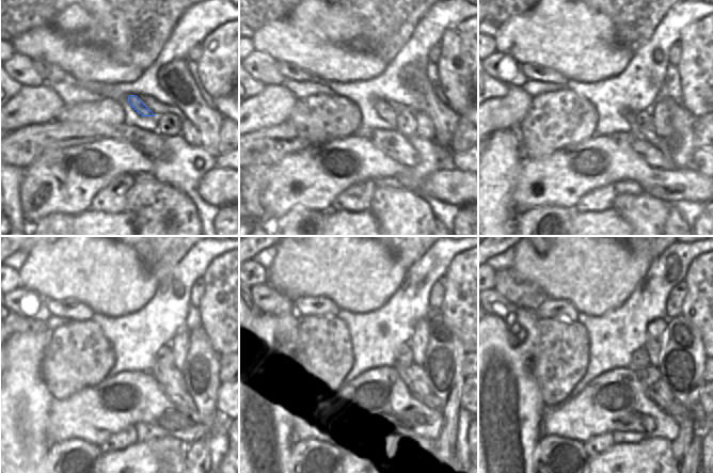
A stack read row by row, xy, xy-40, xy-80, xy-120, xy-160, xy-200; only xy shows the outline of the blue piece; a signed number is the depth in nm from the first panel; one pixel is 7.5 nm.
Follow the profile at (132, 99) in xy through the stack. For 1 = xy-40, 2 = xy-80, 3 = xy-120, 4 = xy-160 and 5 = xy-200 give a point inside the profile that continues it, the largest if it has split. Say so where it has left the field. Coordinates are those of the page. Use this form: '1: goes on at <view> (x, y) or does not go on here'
1: goes on at xy-40 (383, 109)
2: goes on at xy-80 (650, 137)
3: goes on at xy-120 (173, 378)
4: goes on at xy-160 (412, 376)
5: goes on at xy-200 (656, 389)

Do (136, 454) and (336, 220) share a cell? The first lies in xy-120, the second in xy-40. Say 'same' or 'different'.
same

